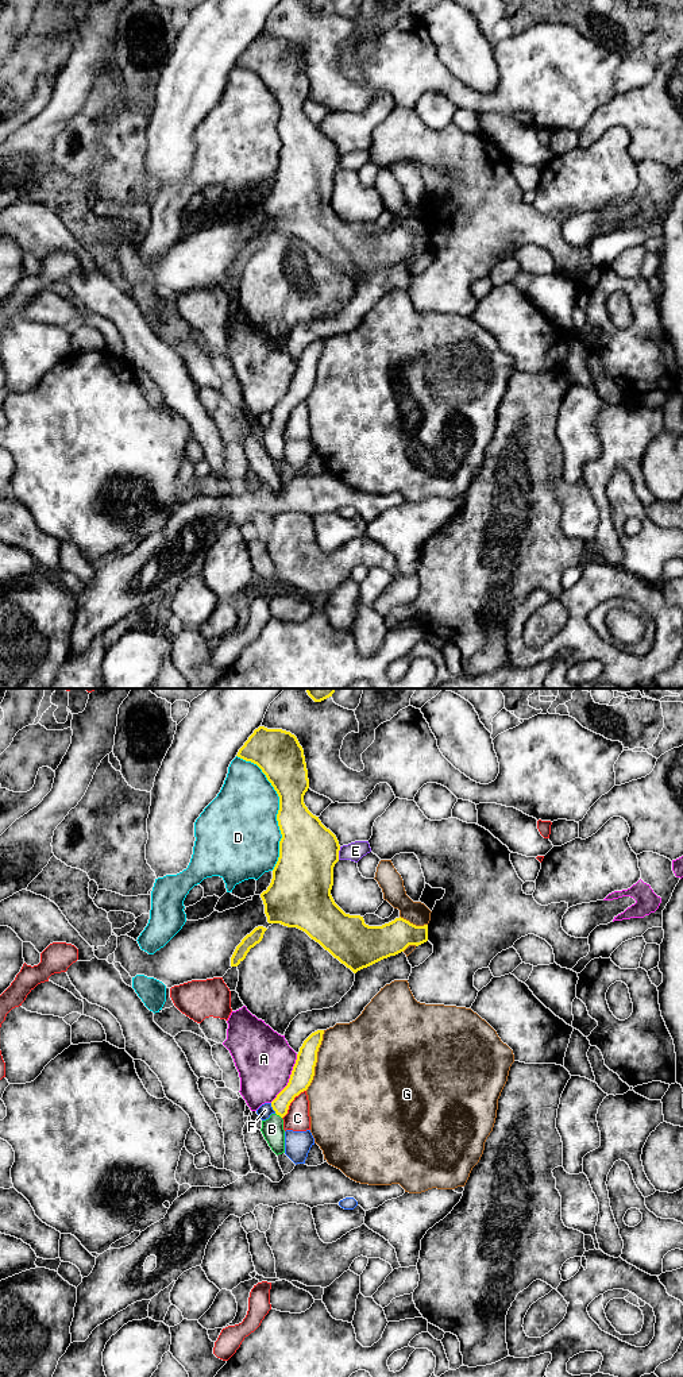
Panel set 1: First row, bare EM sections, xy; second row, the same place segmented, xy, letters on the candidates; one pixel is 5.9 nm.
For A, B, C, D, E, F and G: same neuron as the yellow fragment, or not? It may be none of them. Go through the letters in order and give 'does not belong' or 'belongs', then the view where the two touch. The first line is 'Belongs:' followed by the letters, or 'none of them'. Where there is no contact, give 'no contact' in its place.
Belongs: B
A: does not belong | xy
B: belongs | xy
C: does not belong | xy
D: does not belong | xy
E: does not belong | xy
F: does not belong | xy
G: does not belong | xy

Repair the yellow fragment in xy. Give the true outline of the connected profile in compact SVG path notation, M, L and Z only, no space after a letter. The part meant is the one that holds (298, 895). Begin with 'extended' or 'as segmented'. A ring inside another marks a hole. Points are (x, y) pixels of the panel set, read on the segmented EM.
as segmented; M259 726L236 756L256 764L279 796L279 857L270 886L261 894L269 923L305 932L354 973L404 952L409 945L418 946L428 941L428 925L416 926L400 917L382 926L368 926L363 917L346 914L335 903L331 890L340 845L336 836L304 803L309 779L304 749L294 734Z

